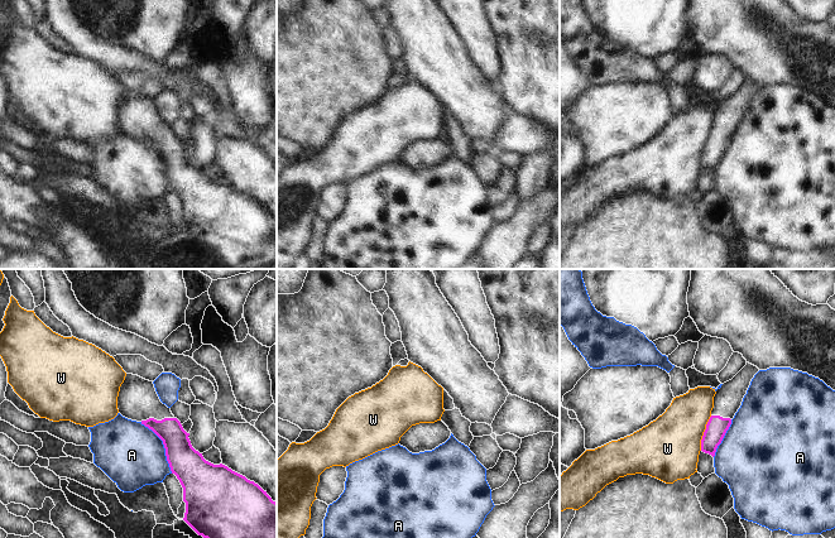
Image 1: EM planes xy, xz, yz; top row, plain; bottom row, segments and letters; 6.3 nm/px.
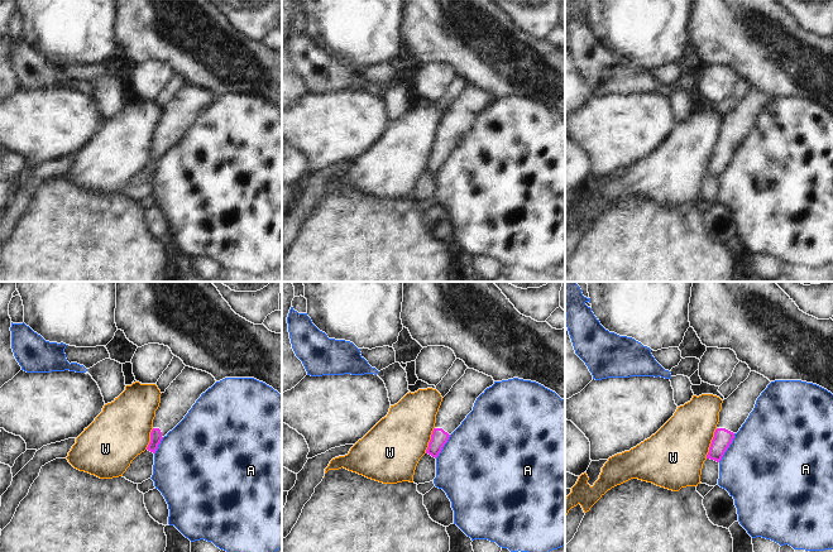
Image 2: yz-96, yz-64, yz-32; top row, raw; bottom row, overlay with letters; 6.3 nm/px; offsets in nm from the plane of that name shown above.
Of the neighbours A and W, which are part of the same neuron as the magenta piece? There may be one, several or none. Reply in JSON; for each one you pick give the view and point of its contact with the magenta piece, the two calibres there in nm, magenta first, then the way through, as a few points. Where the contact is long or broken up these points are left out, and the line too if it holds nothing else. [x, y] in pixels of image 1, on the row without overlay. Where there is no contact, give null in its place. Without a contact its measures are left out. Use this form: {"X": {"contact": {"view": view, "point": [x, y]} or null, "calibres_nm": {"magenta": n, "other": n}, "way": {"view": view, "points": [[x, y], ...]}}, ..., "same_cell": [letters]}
{"same_cell": []}

